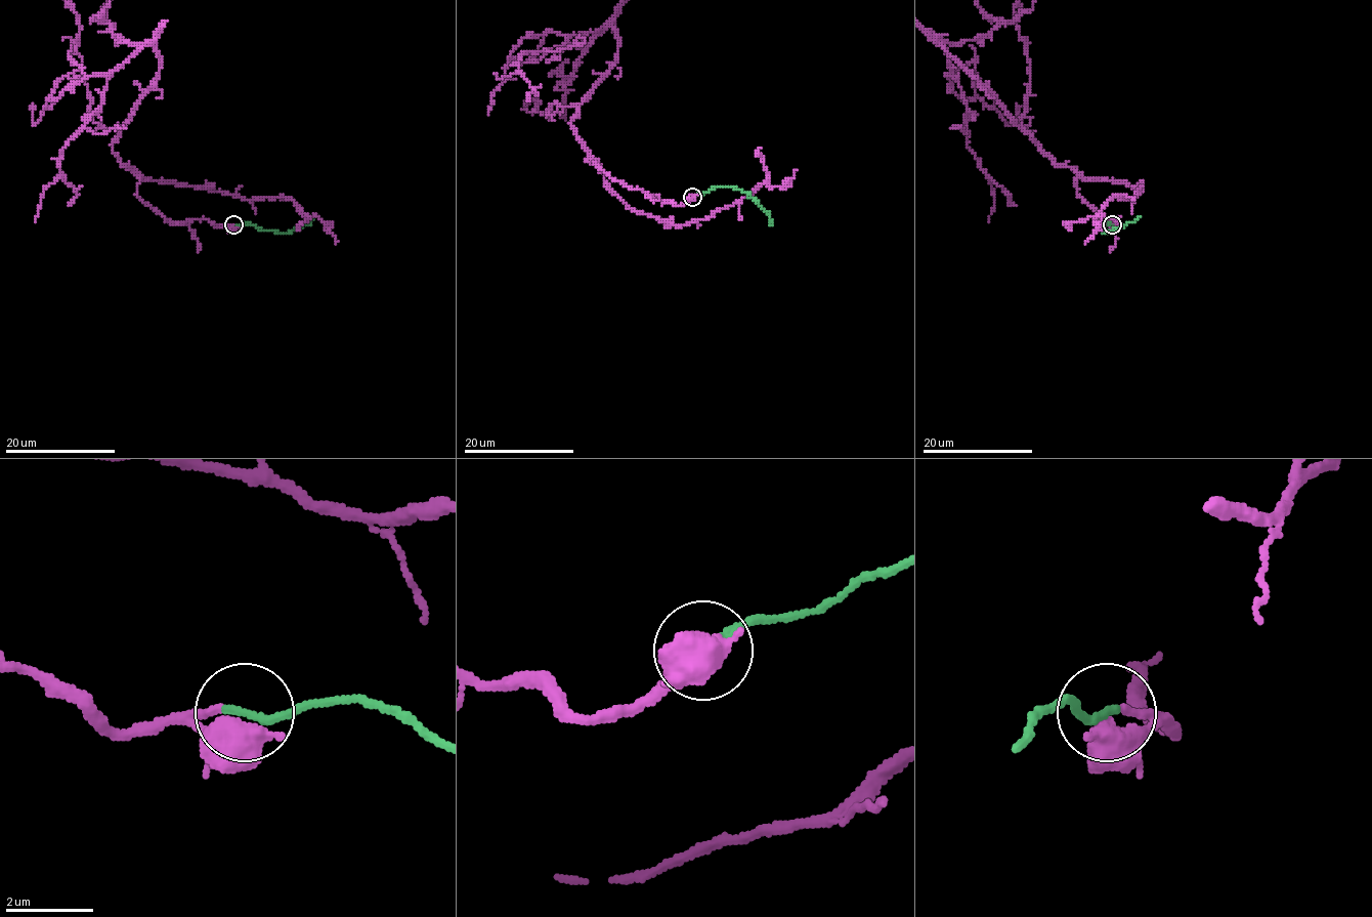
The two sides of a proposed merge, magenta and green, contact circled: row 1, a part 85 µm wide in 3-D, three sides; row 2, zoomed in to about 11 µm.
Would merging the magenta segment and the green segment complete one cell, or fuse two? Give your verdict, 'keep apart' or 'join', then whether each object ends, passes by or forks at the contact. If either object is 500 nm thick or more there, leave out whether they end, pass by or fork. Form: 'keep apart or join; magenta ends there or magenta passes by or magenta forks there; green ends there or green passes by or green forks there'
join

